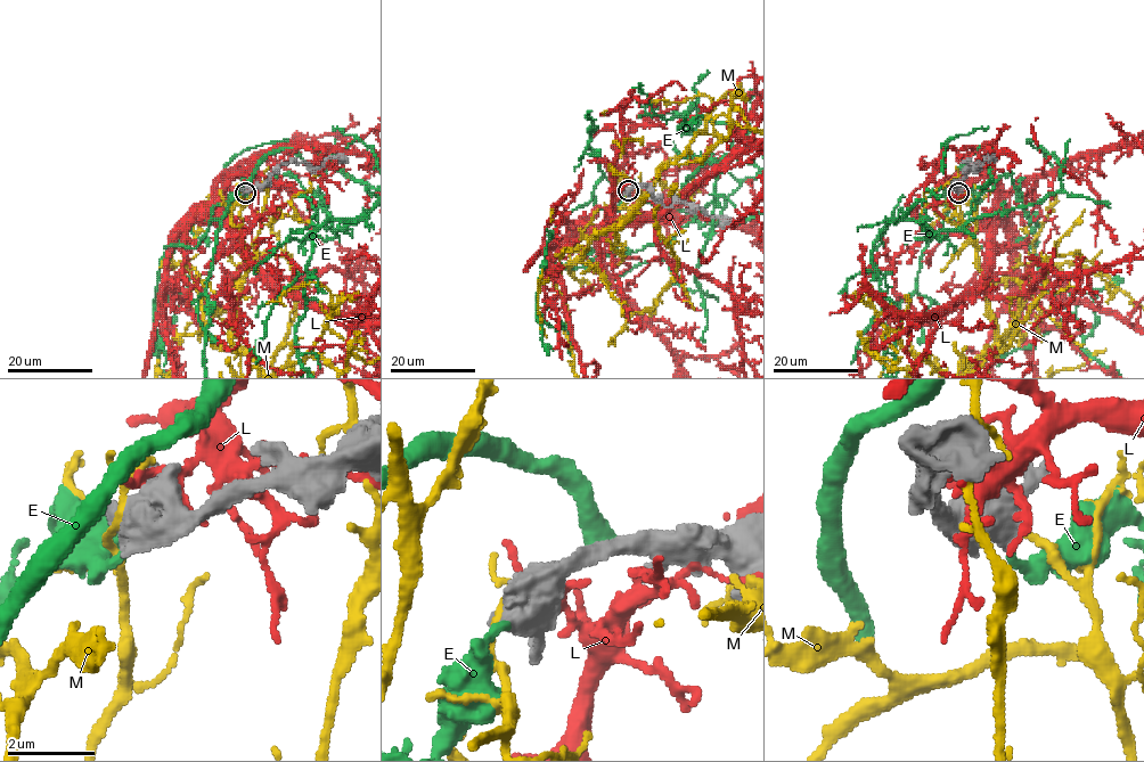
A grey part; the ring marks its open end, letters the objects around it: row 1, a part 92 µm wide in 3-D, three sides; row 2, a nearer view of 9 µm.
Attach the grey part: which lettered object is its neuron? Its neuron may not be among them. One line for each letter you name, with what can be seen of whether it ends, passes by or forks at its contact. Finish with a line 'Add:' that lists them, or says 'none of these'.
Add: none of these

